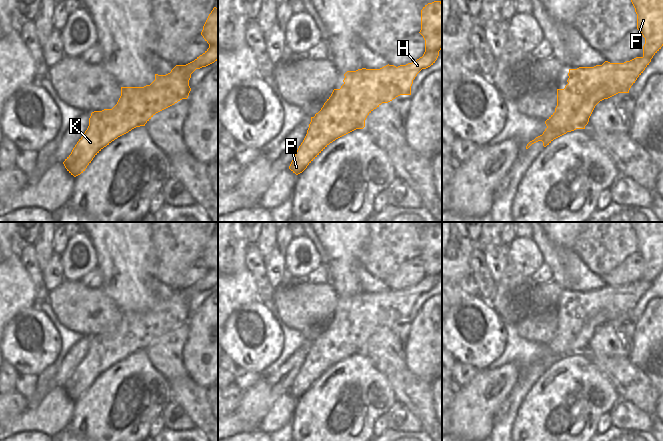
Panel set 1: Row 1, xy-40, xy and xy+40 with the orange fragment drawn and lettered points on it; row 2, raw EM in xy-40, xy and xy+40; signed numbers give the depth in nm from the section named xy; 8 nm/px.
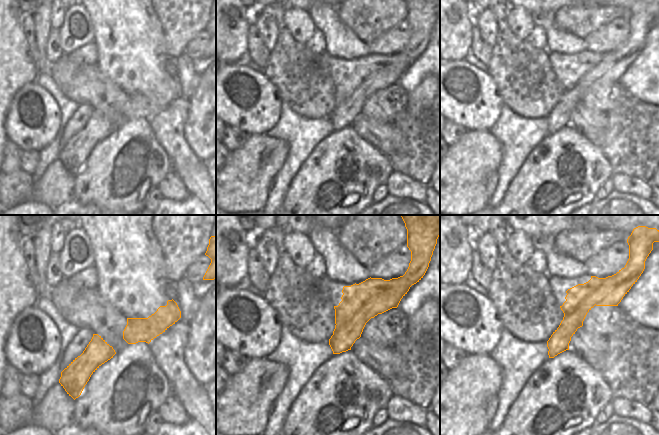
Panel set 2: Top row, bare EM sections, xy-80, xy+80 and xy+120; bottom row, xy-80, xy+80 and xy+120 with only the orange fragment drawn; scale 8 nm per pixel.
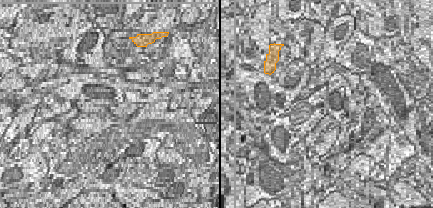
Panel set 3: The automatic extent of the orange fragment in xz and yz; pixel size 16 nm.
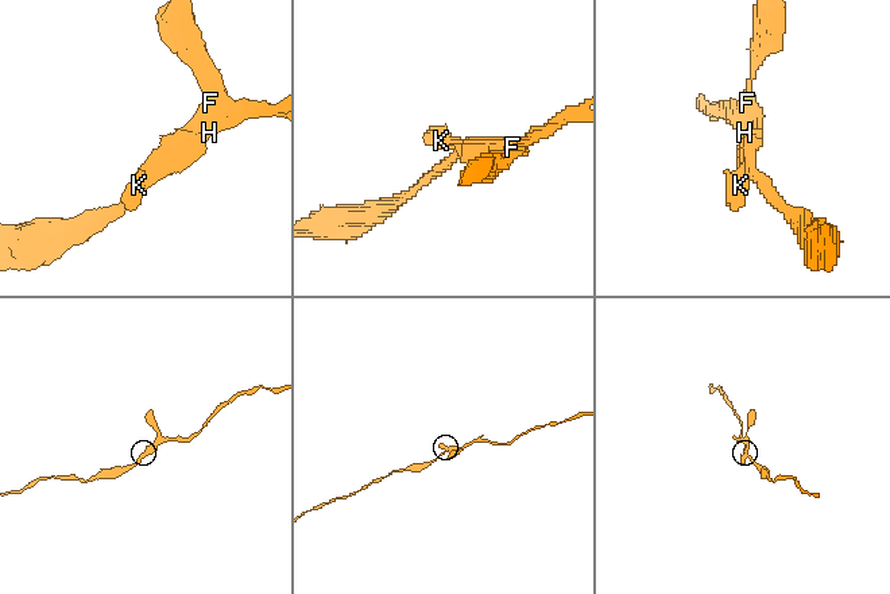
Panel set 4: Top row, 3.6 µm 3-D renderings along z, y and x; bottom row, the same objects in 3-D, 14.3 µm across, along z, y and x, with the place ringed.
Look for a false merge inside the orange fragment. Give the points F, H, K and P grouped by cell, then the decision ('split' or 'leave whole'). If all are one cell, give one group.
F / H K P; split

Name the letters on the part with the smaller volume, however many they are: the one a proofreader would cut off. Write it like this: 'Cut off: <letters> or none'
Cut off: H, K, P

